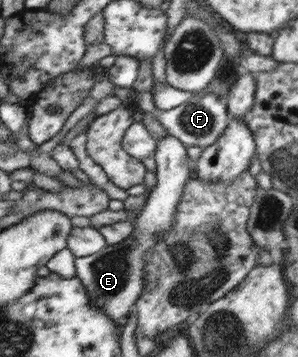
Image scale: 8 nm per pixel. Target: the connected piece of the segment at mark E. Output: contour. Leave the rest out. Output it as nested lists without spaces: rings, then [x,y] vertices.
[[[166,133],[162,138],[156,139],[156,150],[152,154],[156,165],[156,183],[148,193],[140,213],[132,215],[134,227],[132,227],[128,238],[120,240],[116,244],[106,245],[96,253],[75,258],[74,260],[75,276],[82,282],[83,288],[87,292],[87,301],[92,302],[94,308],[100,308],[116,327],[124,327],[128,320],[128,312],[134,307],[134,302],[138,301],[143,294],[145,290],[145,267],[147,266],[144,254],[156,244],[156,240],[162,234],[165,234],[166,230],[172,228],[176,204],[180,201],[184,182],[187,182],[188,178],[194,175],[194,167],[193,170],[190,170],[190,167],[188,167],[188,157],[184,149],[185,146],[178,142],[174,136],[170,136],[170,134]]]

